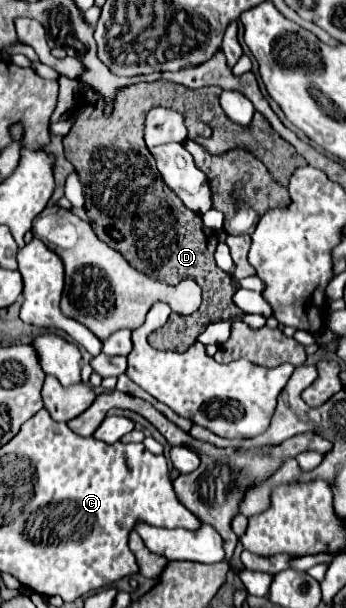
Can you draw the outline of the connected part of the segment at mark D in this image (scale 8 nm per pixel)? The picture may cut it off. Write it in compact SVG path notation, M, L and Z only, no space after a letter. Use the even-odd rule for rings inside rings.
M165 79L153 83L135 83L117 91L113 101L113 113L105 115L103 105L95 103L103 101L103 97L95 95L95 91L89 89L87 97L79 97L73 113L71 131L63 137L65 157L75 167L83 183L85 211L99 239L123 253L123 257L135 269L151 275L157 281L177 285L183 279L193 279L203 289L203 303L193 315L179 315L179 319L169 319L165 325L165 335L157 335L157 331L149 335L149 343L161 351L187 351L209 323L241 315L241 309L231 299L237 291L233 279L215 265L213 253L219 243L215 233L205 235L201 217L181 205L181 199L169 187L161 185L163 189L157 191L157 181L161 181L159 171L143 141L143 123L149 109L157 107L159 101L161 107L177 107L177 111L185 115L185 125L189 129L187 139L201 143L201 147L205 147L213 155L221 155L235 147L251 151L257 159L265 163L273 179L281 185L289 183L293 169L307 165L307 161L293 149L293 145L289 145L273 131L273 127L265 117L261 117L261 113L255 113L255 119L249 127L229 121L229 117L225 117L219 105L219 93L221 87L187 89ZM201 125L207 125L211 133L199 135ZM161 211L167 213L163 217L157 217ZM107 229L121 231L123 241L115 241L107 233Z

